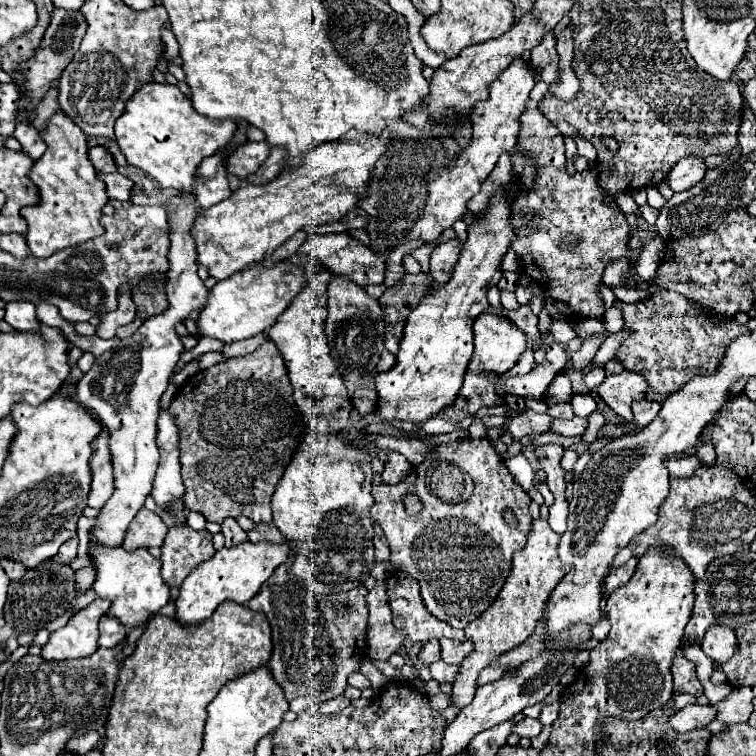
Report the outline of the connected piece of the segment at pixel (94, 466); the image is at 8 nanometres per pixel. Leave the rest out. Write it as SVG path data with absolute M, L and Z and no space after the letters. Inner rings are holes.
M103 428L101 434L93 440L91 456L91 492L87 504L101 508L113 494L113 464L109 464L109 430Z

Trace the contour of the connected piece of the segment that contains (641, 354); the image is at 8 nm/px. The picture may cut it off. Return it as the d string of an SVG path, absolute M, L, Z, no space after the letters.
M657 292L637 304L621 304L621 310L625 328L633 330L633 334L623 340L615 358L621 360L627 370L645 376L649 384L645 398L651 402L663 402L671 392L683 388L695 372L713 372L729 342L749 332L749 328L735 318L725 320L725 324L713 324L697 304L689 304L689 300L677 292Z

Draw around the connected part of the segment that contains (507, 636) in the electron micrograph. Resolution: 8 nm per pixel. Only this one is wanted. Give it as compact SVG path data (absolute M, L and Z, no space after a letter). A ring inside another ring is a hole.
M545 518L533 520L533 528L529 532L527 544L513 554L513 568L509 572L501 592L497 594L497 600L493 600L493 604L477 620L473 620L473 624L469 624L469 628L465 628L465 636L473 640L475 648L461 662L463 664L461 674L453 682L453 690L451 690L453 704L467 706L475 696L475 680L477 680L479 672L485 666L489 666L499 654L513 650L515 646L519 646L533 634L537 620L543 614L543 606L545 606L549 594L571 568L569 564L563 564L557 554L559 540L561 540L561 534L553 532Z

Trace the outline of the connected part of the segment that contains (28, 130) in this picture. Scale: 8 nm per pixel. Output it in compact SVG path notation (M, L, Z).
M19 122L17 128L15 128L15 132L13 132L13 136L21 142L23 152L25 152L27 156L31 156L33 160L37 160L37 158L45 152L45 148L47 148L45 142L41 140L41 132L35 130L31 124Z

